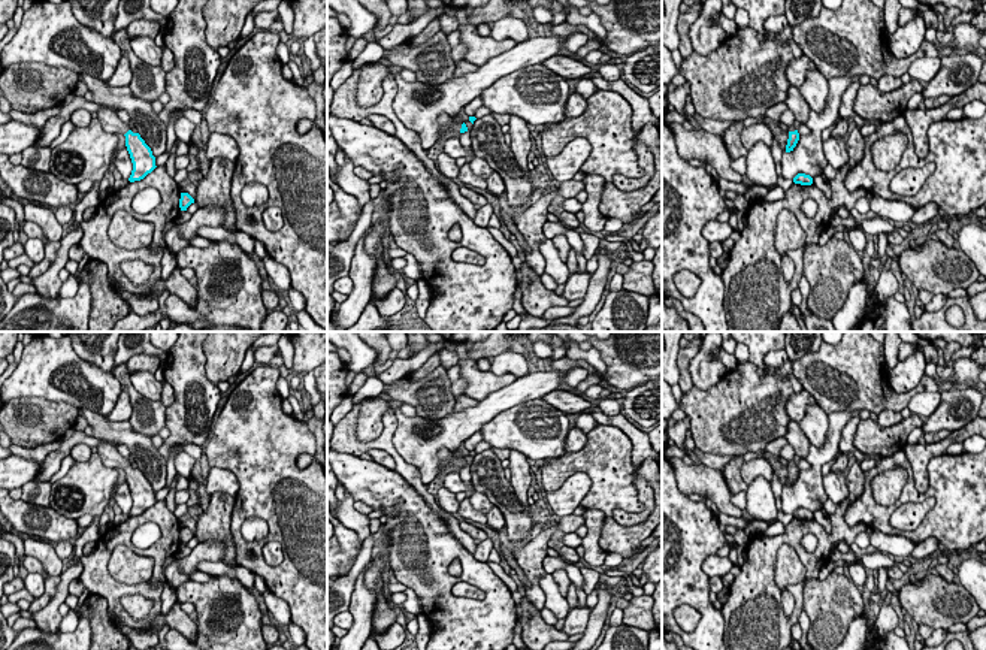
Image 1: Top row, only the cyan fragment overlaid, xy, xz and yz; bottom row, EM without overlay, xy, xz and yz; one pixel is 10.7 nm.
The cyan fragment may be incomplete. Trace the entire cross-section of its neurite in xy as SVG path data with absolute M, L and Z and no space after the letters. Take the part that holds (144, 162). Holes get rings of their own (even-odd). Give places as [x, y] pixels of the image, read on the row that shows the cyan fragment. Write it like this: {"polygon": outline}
{"polygon": "M102 108L97 112L97 120L106 133L125 136L125 146L133 163L133 170L128 178L130 182L143 179L157 167L151 148L139 133L133 133L130 127L118 118L115 111Z"}

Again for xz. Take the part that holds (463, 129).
{"polygon": "M441 114L438 118L441 124L441 133L439 137L447 134L447 133L465 133L468 131L466 124L459 124L456 120L450 118L447 114Z"}

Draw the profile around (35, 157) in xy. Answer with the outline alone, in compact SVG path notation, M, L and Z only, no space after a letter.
M30 146L21 151L21 166L39 172L49 172L51 151L49 146Z

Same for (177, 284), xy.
M176 267L167 279L160 279L155 282L154 288L145 296L145 299L160 299L161 291L167 290L169 296L175 294L188 303L193 309L197 302L196 287L181 273L181 267Z

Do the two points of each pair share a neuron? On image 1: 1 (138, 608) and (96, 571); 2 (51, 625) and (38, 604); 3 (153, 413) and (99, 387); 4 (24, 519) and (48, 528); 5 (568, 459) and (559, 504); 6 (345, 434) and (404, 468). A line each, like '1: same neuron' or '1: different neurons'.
1: different neurons
2: different neurons
3: different neurons
4: same neuron
5: different neurons
6: same neuron

